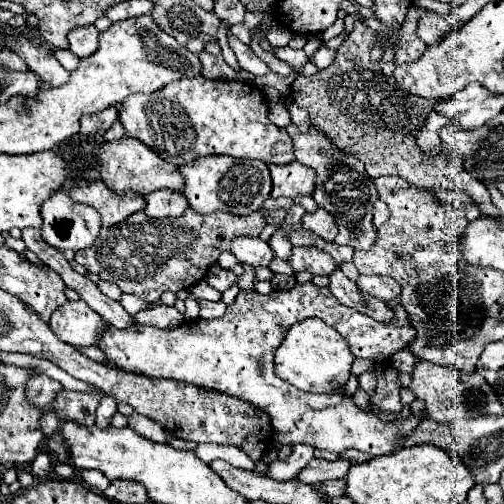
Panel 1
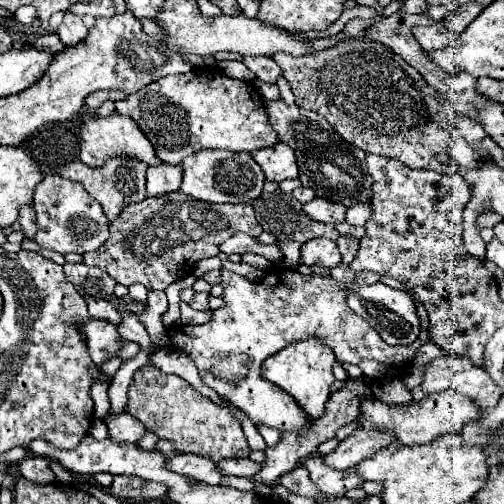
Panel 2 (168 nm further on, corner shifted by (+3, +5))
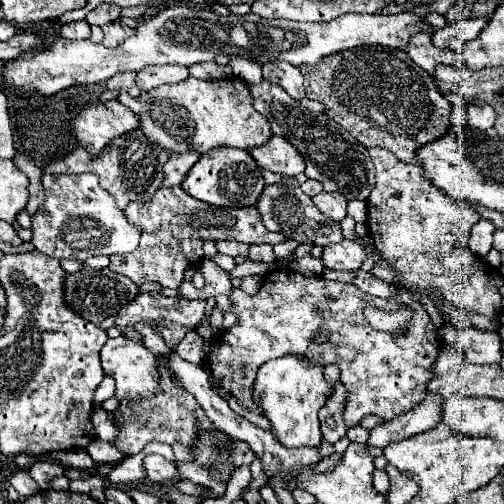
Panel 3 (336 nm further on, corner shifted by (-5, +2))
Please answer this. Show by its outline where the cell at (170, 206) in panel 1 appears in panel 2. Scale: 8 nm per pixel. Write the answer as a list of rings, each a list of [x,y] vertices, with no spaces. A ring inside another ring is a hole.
[[[160,165],[160,167],[148,167],[146,175],[146,193],[150,197],[160,197],[164,193],[180,191],[182,181],[182,167],[180,165]]]

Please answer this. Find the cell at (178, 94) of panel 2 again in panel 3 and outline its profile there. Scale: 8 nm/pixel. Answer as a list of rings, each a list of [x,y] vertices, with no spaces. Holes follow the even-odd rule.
[[[190,76],[178,84],[164,84],[154,90],[140,92],[136,98],[128,92],[120,92],[118,100],[138,116],[142,132],[152,142],[164,146],[170,154],[206,154],[218,146],[250,150],[254,146],[262,146],[272,134],[264,116],[254,110],[248,88],[240,78],[198,80]]]

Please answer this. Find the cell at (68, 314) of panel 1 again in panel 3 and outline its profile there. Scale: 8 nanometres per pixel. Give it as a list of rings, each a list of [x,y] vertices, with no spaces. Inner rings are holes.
[[[124,336],[118,338],[110,338],[102,350],[100,350],[100,364],[104,368],[104,374],[112,376],[116,382],[116,398],[118,400],[144,400],[144,398],[152,398],[156,394],[158,388],[158,362],[152,356],[152,352],[148,352],[142,344],[136,344],[134,340],[128,340]]]

